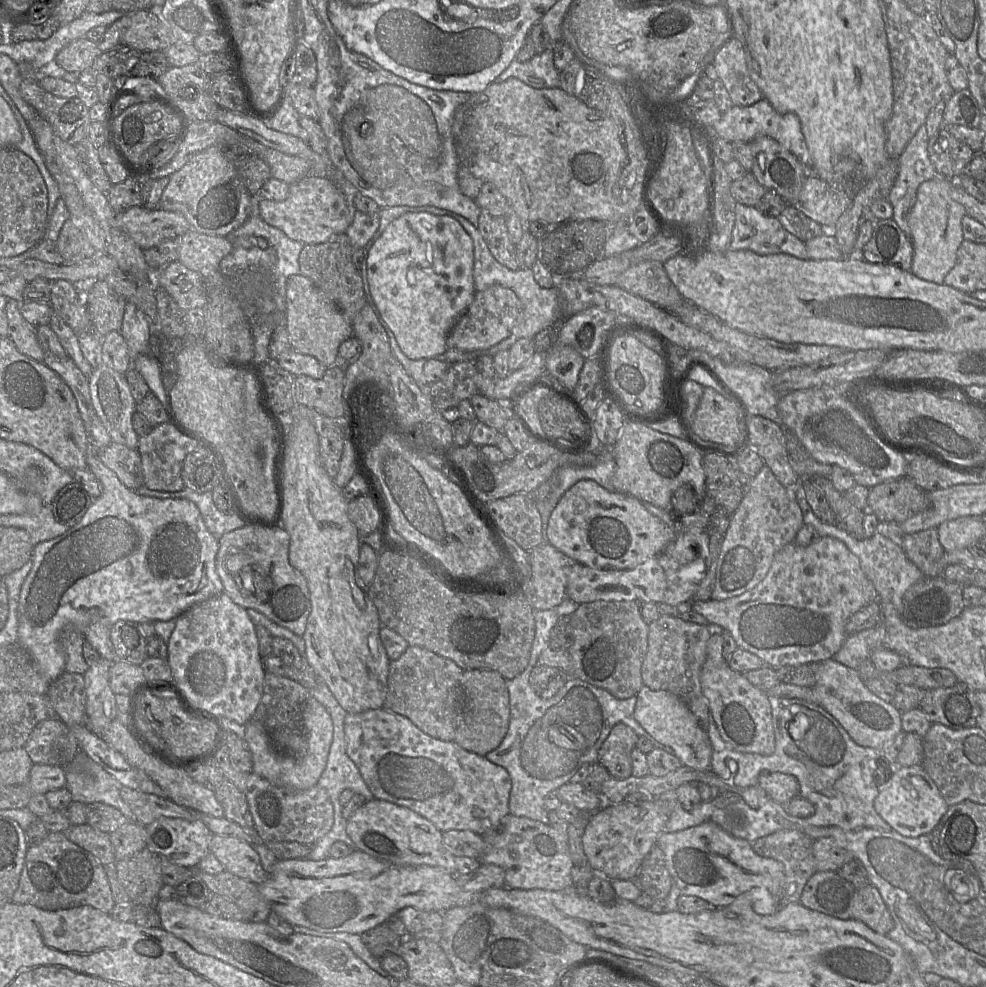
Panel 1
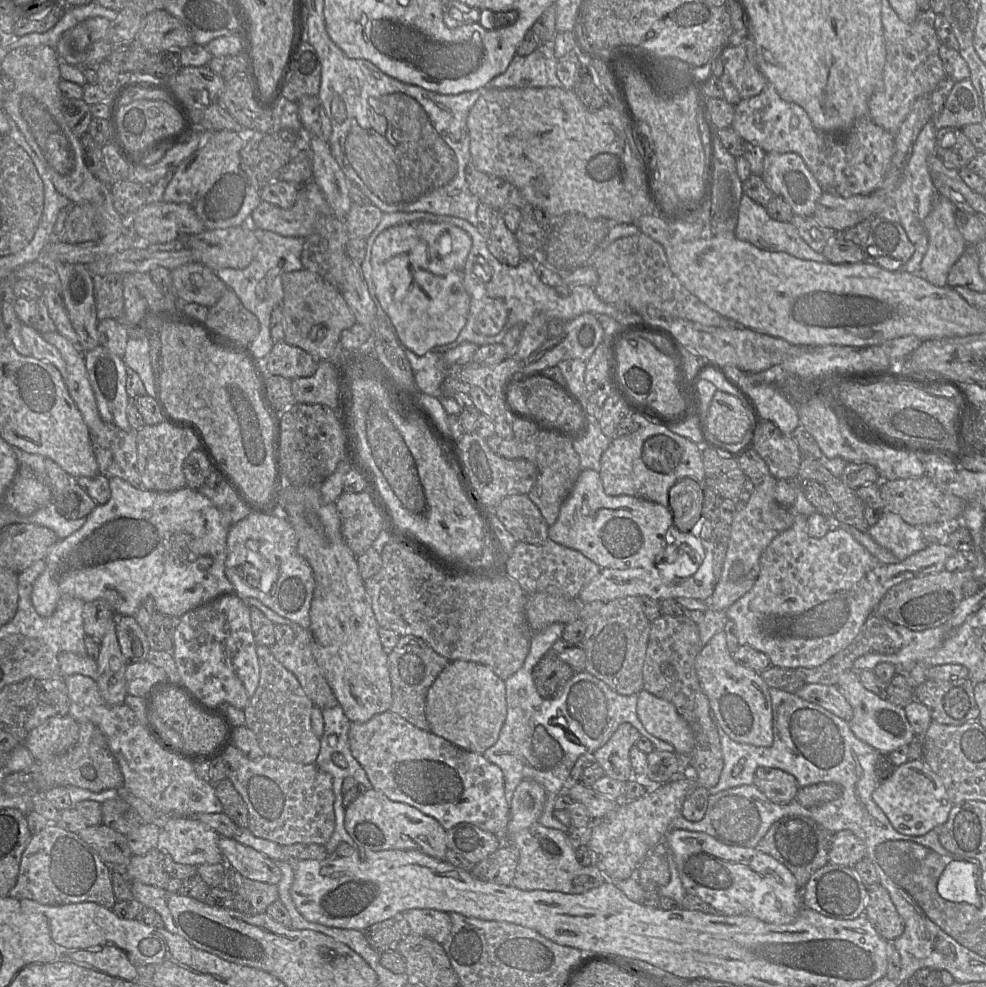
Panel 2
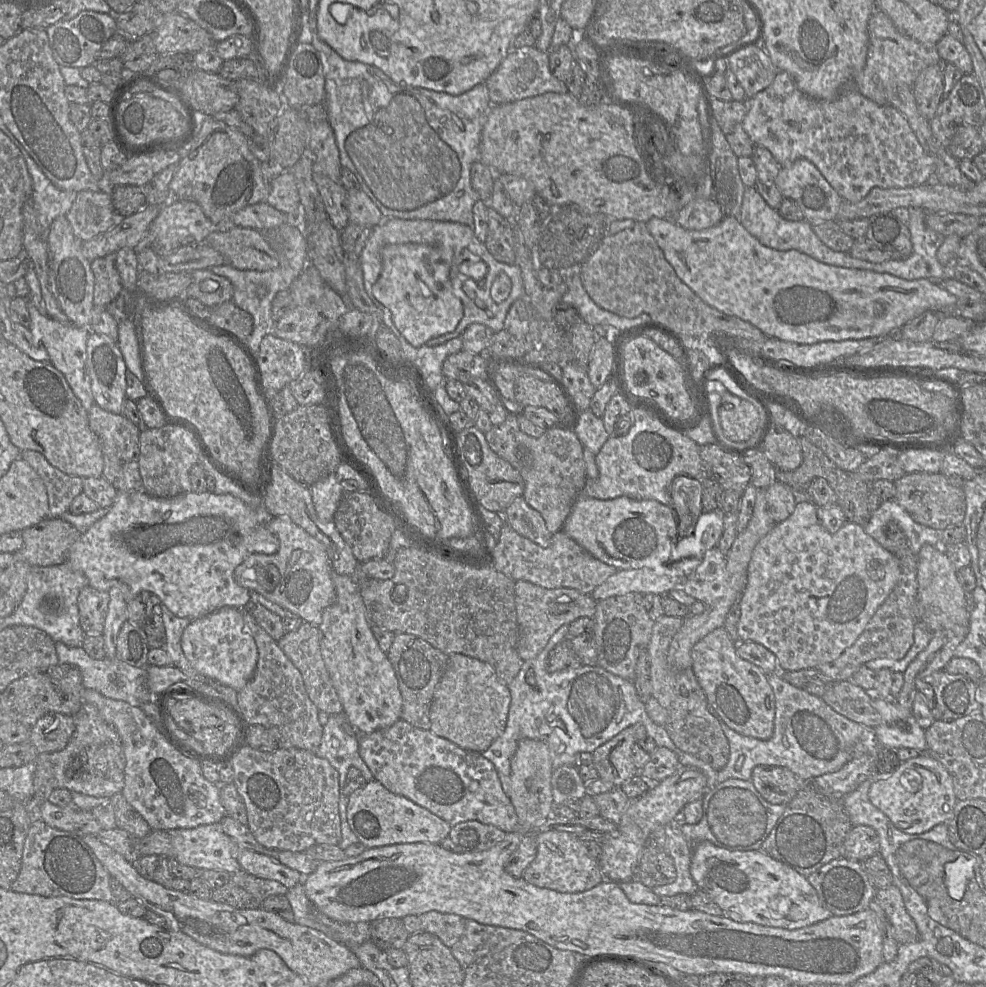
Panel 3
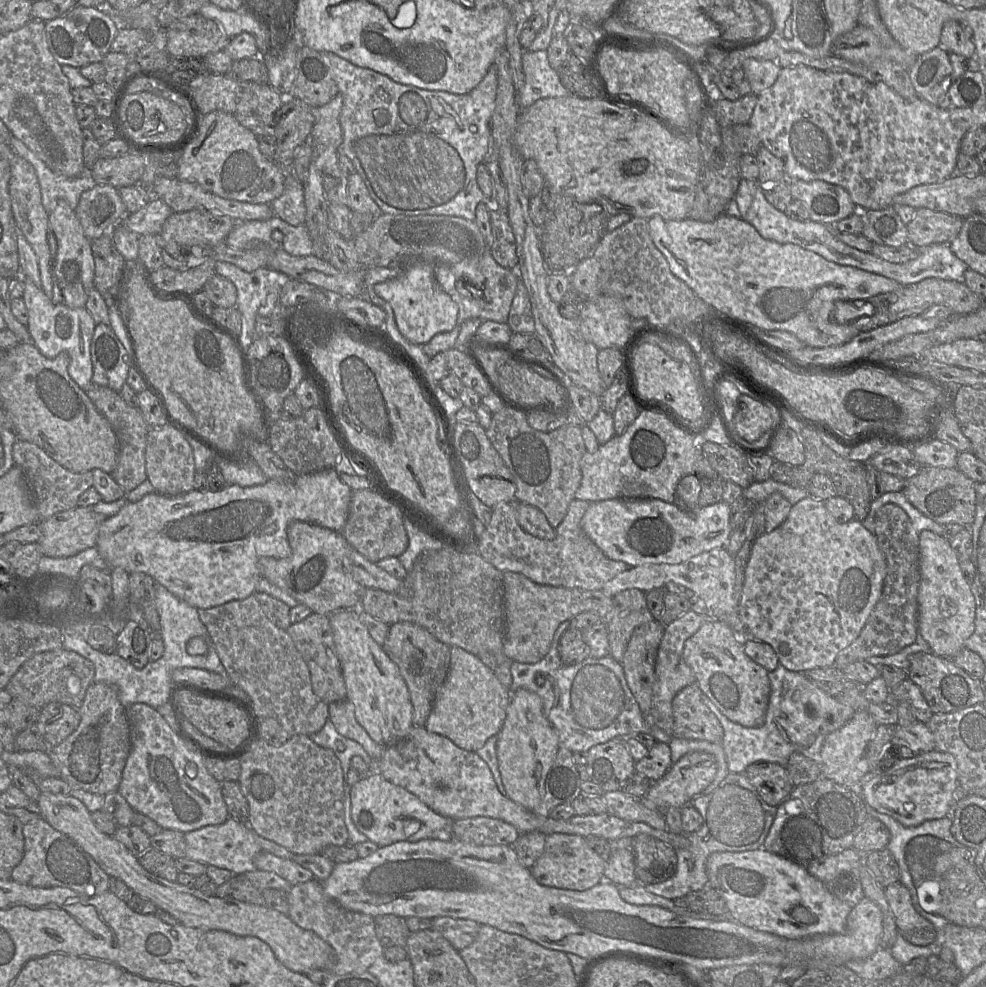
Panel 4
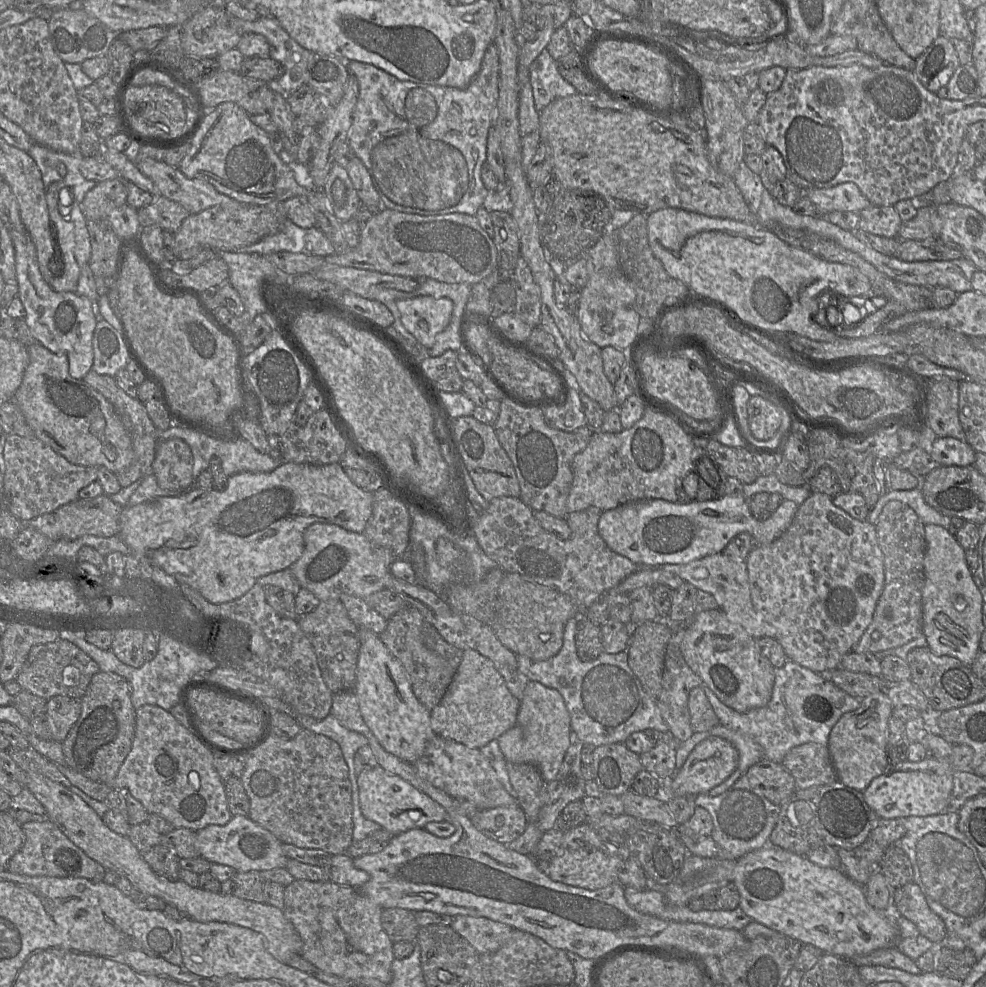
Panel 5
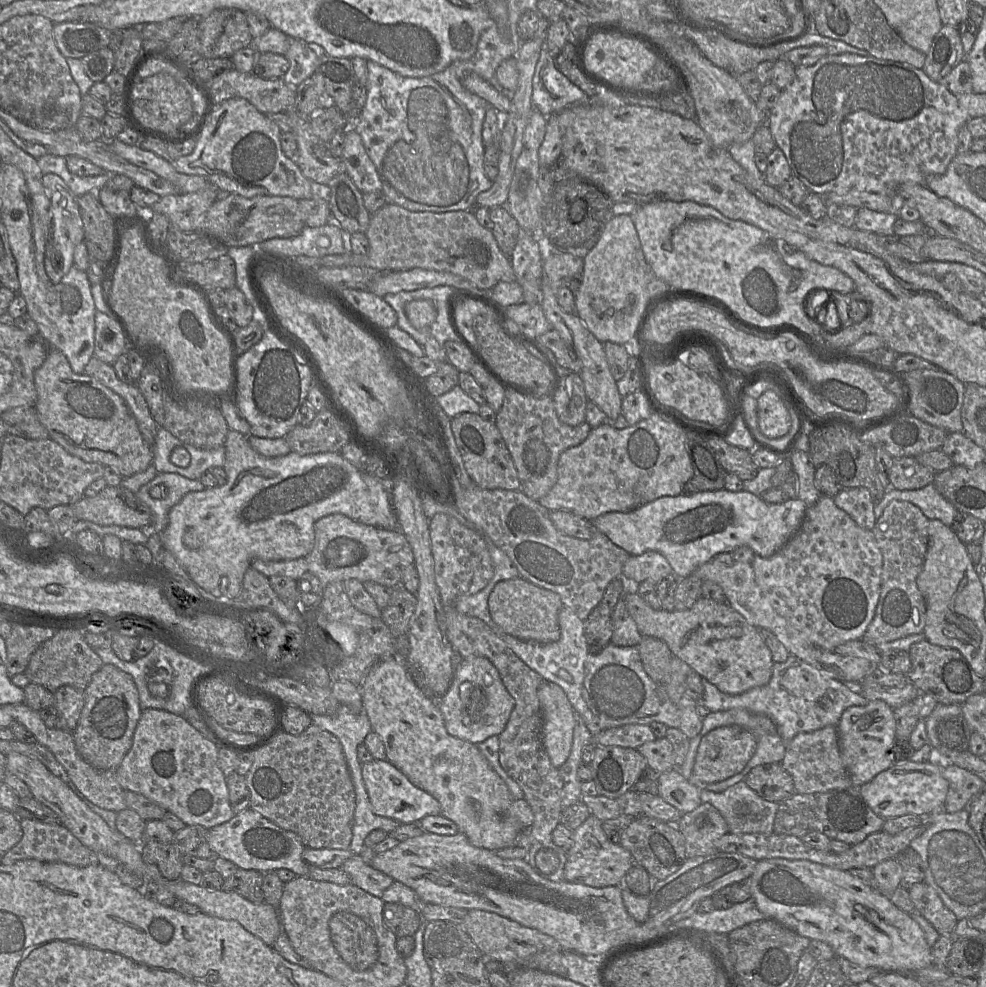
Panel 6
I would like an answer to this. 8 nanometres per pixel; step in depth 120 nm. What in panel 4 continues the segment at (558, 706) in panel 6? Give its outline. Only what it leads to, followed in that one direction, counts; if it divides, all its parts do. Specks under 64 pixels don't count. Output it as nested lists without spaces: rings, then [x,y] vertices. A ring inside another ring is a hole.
[[[519,689],[511,694],[498,738],[497,758],[507,796],[536,813],[546,793],[546,780],[560,747],[558,733],[544,715],[542,700],[536,693]]]

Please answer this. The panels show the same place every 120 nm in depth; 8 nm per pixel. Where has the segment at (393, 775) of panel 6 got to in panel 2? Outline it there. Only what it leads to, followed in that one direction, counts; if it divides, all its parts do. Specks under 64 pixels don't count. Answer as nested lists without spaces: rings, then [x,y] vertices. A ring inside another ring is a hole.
[[[371,788],[345,811],[345,829],[358,848],[371,851],[417,850],[438,860],[446,860],[447,830],[436,819],[409,804],[392,801],[382,792]]]

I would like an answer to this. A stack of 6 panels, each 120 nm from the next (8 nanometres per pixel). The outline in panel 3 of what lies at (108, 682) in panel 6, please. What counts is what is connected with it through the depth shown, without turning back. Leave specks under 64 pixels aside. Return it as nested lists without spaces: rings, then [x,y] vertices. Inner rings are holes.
[[[83,703],[74,715],[75,732],[67,746],[57,752],[42,753],[33,762],[31,796],[24,802],[28,812],[48,800],[55,789],[67,789],[96,798],[111,798],[124,788],[126,759],[117,732],[100,716],[98,709]]]

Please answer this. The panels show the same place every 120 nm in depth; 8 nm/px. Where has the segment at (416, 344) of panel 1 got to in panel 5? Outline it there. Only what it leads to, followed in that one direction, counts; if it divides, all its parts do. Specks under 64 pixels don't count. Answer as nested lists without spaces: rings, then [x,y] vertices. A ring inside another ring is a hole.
[[[418,296],[397,300],[396,306],[405,329],[428,350],[436,335],[449,325],[453,311],[453,302],[445,297]]]

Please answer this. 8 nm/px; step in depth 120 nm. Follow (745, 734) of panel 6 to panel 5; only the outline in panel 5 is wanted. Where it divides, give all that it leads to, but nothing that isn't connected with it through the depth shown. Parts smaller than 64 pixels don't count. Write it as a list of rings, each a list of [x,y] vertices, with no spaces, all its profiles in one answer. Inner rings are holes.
[[[711,736],[699,742],[688,755],[683,766],[676,771],[670,780],[670,791],[673,796],[695,797],[726,780],[738,767],[739,753],[727,740]]]

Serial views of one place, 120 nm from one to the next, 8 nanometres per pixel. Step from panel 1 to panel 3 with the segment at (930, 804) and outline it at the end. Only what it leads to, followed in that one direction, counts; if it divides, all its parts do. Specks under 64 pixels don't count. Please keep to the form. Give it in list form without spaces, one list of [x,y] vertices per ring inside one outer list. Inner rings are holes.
[[[927,753],[901,762],[892,774],[875,779],[868,797],[896,828],[907,834],[920,834],[938,824],[948,823],[953,818],[958,801],[949,772]]]

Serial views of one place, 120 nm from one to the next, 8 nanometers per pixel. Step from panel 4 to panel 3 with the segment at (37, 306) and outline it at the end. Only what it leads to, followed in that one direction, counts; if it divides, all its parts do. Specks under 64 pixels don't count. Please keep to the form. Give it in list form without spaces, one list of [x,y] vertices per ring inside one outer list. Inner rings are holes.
[[[28,300],[27,308],[31,319],[29,330],[34,343],[46,350],[49,355],[48,362],[64,375],[75,396],[79,399],[82,406],[89,411],[95,402],[90,377],[86,370],[86,344],[91,331],[73,324],[64,325],[48,316],[41,315],[30,300]]]

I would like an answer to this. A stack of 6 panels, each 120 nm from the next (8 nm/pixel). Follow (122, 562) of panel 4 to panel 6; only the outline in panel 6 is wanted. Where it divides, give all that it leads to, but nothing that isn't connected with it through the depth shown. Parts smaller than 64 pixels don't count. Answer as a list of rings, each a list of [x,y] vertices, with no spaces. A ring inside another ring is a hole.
[[[229,430],[225,448],[224,469],[227,473],[228,480],[226,484],[206,488],[203,491],[195,491],[186,494],[175,506],[172,507],[169,513],[169,522],[167,527],[161,532],[161,540],[166,551],[170,551],[177,562],[184,568],[192,580],[202,587],[207,592],[215,597],[226,596],[236,598],[242,591],[244,574],[251,566],[254,560],[260,559],[263,561],[284,561],[306,558],[313,550],[315,544],[315,523],[321,518],[331,514],[342,514],[355,522],[369,525],[377,528],[394,530],[398,529],[398,519],[392,508],[389,485],[385,481],[365,474],[359,471],[349,461],[344,459],[341,453],[319,453],[312,455],[300,455],[296,452],[291,452],[285,456],[267,458],[255,452],[248,442],[248,437],[241,433]]]

